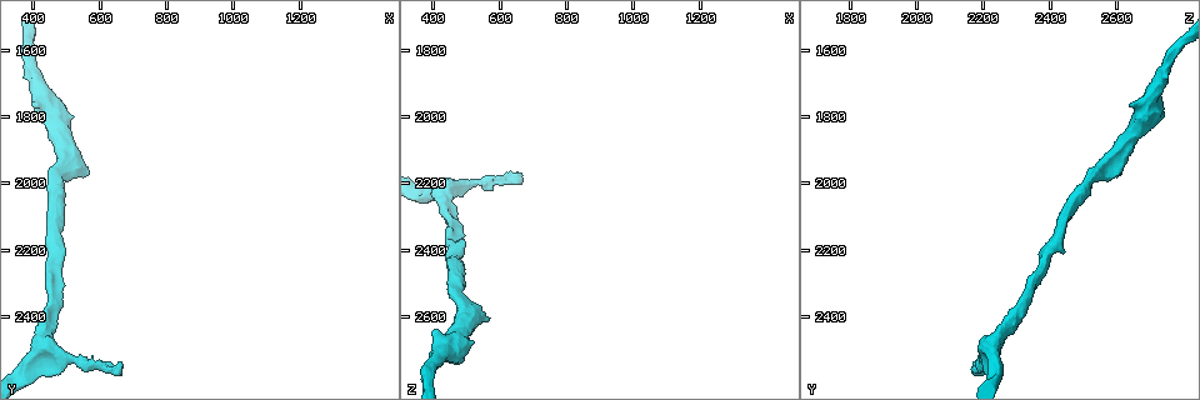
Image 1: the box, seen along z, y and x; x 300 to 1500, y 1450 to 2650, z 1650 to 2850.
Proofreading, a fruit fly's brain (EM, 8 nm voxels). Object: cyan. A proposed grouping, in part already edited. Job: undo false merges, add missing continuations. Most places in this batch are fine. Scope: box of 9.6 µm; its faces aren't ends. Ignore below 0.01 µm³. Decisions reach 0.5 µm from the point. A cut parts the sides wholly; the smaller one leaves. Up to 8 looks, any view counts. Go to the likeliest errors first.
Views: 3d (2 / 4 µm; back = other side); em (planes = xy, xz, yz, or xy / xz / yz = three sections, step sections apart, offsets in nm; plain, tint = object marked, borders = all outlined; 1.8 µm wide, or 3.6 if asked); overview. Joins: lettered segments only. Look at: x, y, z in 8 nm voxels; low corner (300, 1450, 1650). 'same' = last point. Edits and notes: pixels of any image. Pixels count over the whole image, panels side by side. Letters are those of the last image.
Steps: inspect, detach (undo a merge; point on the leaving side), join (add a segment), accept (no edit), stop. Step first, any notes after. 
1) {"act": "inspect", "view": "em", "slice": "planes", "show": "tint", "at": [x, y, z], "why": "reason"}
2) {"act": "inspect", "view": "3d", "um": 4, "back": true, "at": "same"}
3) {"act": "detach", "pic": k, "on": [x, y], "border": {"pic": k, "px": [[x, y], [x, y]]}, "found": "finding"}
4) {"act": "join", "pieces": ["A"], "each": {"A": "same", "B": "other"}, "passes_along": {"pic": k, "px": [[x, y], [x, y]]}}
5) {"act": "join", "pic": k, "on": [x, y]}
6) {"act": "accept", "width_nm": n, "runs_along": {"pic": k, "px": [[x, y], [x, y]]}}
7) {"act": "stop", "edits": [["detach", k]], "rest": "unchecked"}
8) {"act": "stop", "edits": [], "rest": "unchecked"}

{"act": "inspect", "view": "3d", "um": 2, "at": [660, 2540, 2160]}

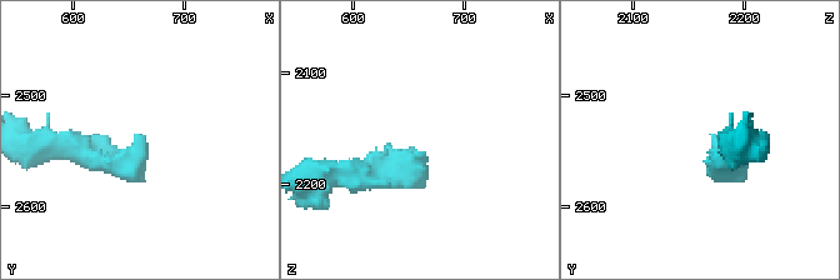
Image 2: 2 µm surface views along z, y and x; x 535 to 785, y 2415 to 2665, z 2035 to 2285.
{"act": "inspect", "view": "em", "slice": "planes", "show": "borders", "at": [662, 2538, 2168], "why": "shape alone is not enough"}

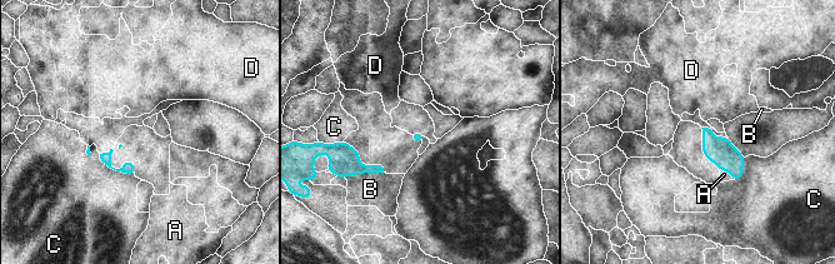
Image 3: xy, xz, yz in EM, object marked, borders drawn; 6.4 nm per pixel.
{"act": "join", "pieces": ["A"], "each": {"A": "same", "B": "other", "C": "other", "D": "other"}, "found": "the neuron continues"}

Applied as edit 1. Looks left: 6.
{"act": "inspect", "view": "em", "slice": "xy", "step": 8, "show": "tint", "at": [430, 2480, 2220], "why": "three-way junction"}

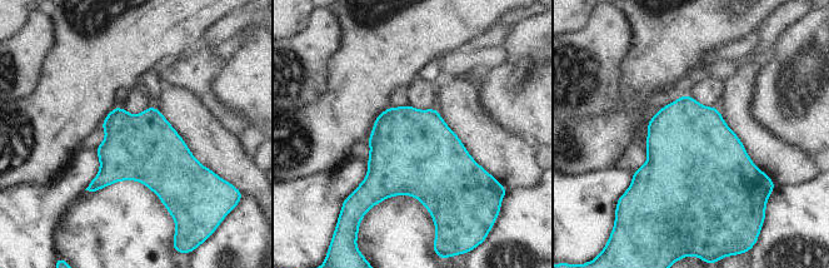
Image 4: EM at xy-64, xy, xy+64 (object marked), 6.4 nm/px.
{"act": "inspect", "view": "em", "slice": "planes", "show": "borders", "at": "same", "why": "cut it another way"}

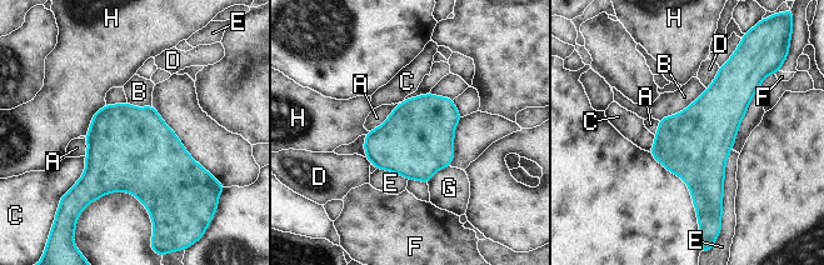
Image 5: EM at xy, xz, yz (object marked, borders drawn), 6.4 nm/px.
{"act": "accept", "each": {"A": "other", "B": "other", "C": "other", "D": "other", "E": "other", "F": "other", "G": "other", "H": "other"}, "border": {"pic": 5, "px": [[707, 89], [683, 110], [658, 120]]}, "found": "all the same neuron"}

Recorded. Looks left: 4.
{"act": "inspect", "view": "3d", "um": 4, "at": [420, 1720, 2710], "why": "calibre changes"}

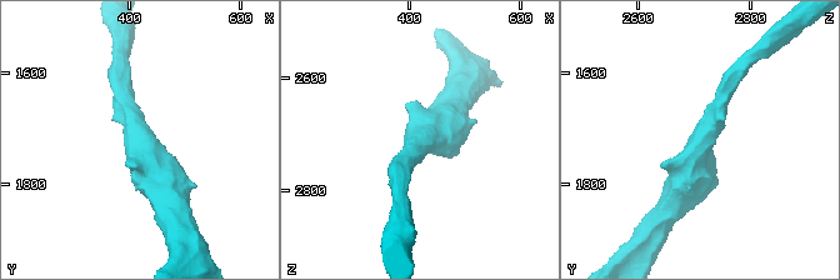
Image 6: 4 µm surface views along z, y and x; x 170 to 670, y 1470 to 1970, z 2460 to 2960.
{"act": "inspect", "view": "em", "um": 3.6, "slice": "xy", "step": 16, "show": "borders", "at": [425, 1715, 2720], "arm_widths_nm": [260, 550]}

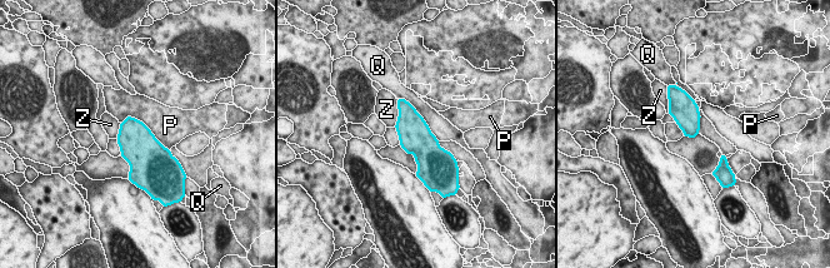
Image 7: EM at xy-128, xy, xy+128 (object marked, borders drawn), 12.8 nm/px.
{"act": "accept", "longest_contact_nm": ["Q", 750], "each": {"P": "other", "Q": "other", "Z": "other"}, "border": {"pic": 7, "px": [[398, 98], [414, 108], [439, 140]]}, "found": "all the same neuron"}

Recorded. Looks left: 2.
{"act": "stop", "edits": [["join", 3]], "rest": "unchecked"}

